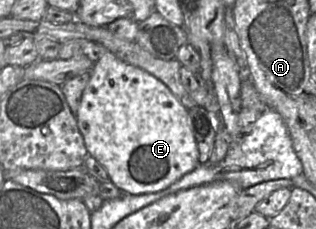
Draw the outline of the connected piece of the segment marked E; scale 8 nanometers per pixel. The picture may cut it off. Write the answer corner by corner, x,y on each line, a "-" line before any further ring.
105,51
105,53
94,63
89,75
90,78
81,96
75,117
88,154
106,169
109,179
116,187
133,195
159,192
168,188
171,184
178,181
185,174
193,171
201,164
199,162
197,143
188,123
188,109
175,97
171,90
161,80
137,66
130,65
120,60
109,51

